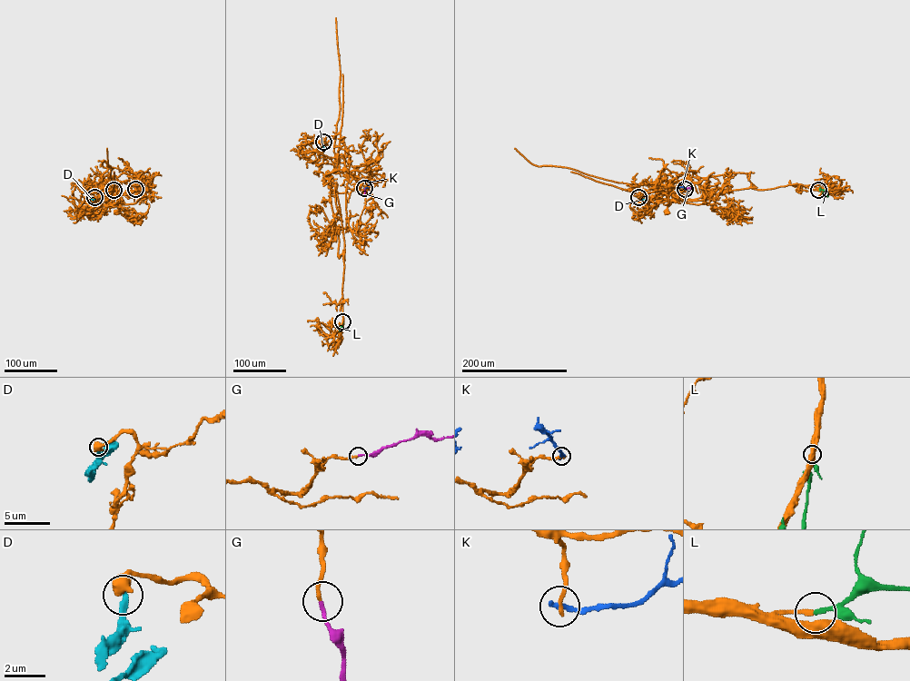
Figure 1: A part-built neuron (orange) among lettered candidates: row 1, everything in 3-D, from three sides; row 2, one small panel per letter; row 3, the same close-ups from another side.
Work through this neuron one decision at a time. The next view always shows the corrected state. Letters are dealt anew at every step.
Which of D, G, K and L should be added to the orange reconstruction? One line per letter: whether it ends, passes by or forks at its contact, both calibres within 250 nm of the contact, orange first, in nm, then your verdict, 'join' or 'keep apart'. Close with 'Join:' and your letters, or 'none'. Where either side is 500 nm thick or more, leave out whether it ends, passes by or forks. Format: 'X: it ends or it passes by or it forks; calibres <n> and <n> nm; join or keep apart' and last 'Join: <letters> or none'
D: calibres 650 and 260 nm; keep apart
G: it ends; calibres 160 and 160 nm; join
K: it ends; calibres 220 and 280 nm; keep apart
L: it ends; calibres 200 and 220 nm; join
Join: G, L

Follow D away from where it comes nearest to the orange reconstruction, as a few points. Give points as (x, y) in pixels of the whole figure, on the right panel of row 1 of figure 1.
D: (638, 197), (651, 198)

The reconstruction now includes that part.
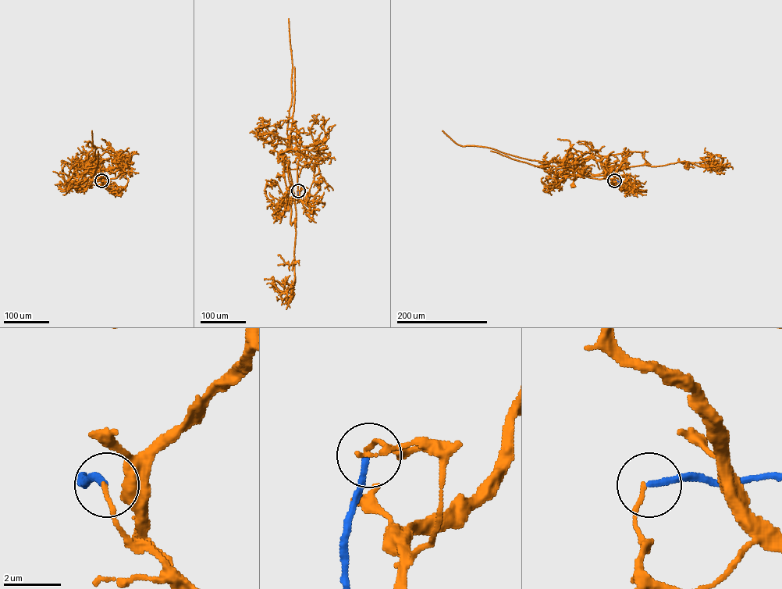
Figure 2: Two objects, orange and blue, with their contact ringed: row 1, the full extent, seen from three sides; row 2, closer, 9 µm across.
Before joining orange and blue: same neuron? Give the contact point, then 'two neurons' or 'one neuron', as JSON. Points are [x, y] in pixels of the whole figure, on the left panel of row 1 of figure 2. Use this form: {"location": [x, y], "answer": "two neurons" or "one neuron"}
{"location": [101, 180], "answer": "two neurons"}

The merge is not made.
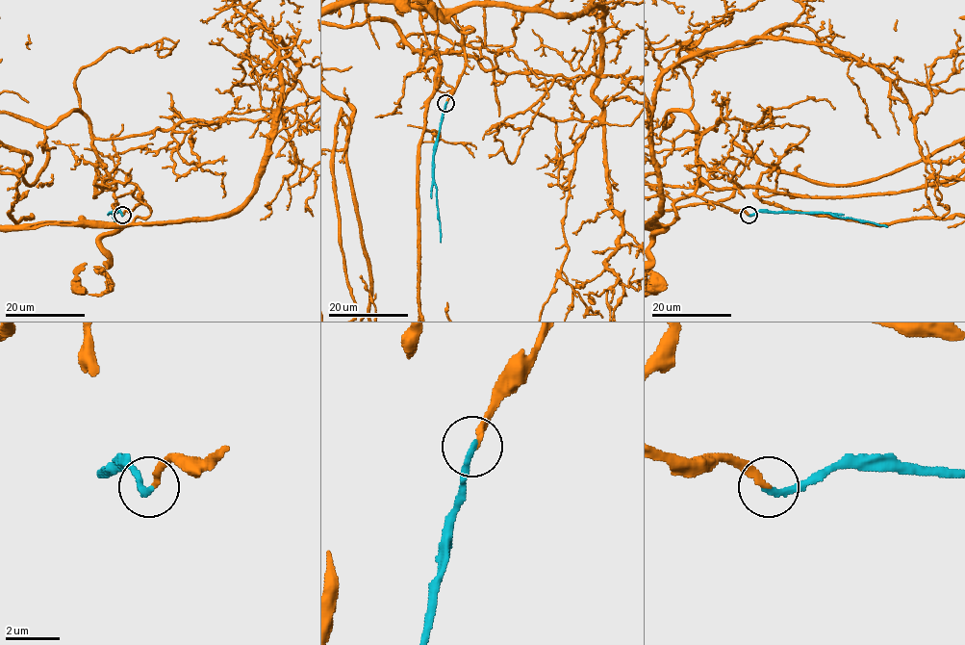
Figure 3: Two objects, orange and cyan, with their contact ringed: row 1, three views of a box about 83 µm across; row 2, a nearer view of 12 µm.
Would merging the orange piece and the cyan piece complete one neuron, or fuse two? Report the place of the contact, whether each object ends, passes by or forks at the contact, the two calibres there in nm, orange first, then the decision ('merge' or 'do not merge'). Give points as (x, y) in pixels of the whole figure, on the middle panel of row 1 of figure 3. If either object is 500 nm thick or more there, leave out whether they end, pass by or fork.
(445, 103) | orange ends | cyan ends | 240/240 nm | merge

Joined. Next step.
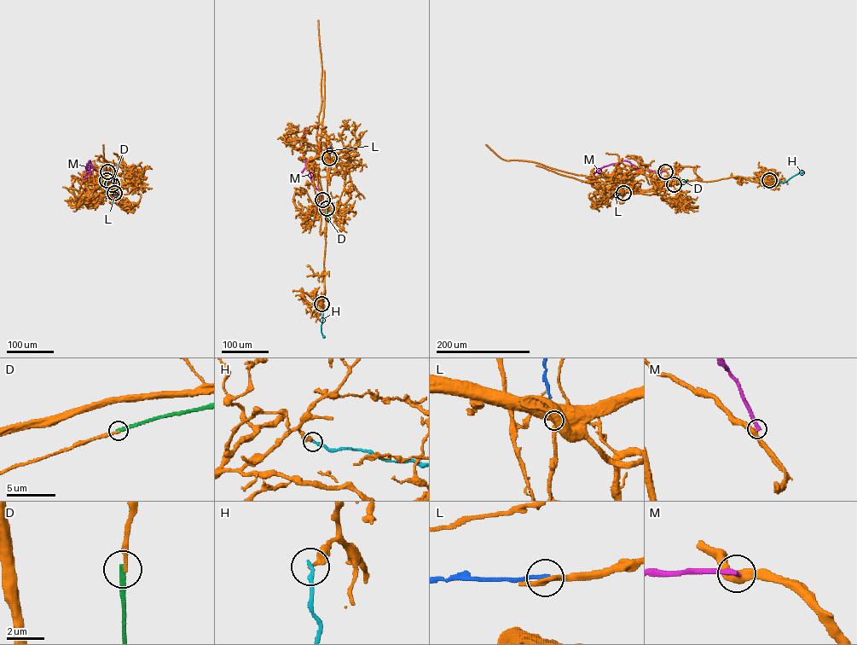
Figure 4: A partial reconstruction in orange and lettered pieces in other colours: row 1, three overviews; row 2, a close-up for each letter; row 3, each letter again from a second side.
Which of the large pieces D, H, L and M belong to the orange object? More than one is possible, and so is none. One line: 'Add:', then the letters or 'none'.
Add: D

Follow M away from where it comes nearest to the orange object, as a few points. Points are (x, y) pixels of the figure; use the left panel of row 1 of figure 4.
M: (107, 171), (105, 173), (94, 170), (89, 160), (87, 164), (89, 175)

